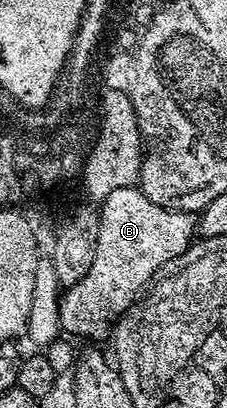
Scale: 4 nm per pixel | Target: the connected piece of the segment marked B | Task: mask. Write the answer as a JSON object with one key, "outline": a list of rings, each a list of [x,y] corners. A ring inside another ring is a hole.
{"outline":[[[121,187],[113,191],[113,195],[104,199],[98,209],[99,230],[95,229],[93,233],[93,240],[99,244],[94,258],[95,268],[82,285],[73,291],[67,289],[59,298],[59,328],[64,334],[72,333],[72,335],[67,334],[72,338],[103,337],[106,333],[108,336],[109,326],[103,323],[102,319],[107,316],[113,321],[122,316],[152,284],[159,268],[180,257],[197,237],[196,214],[157,207],[157,203],[153,203],[153,199],[149,199],[138,187]]]}

